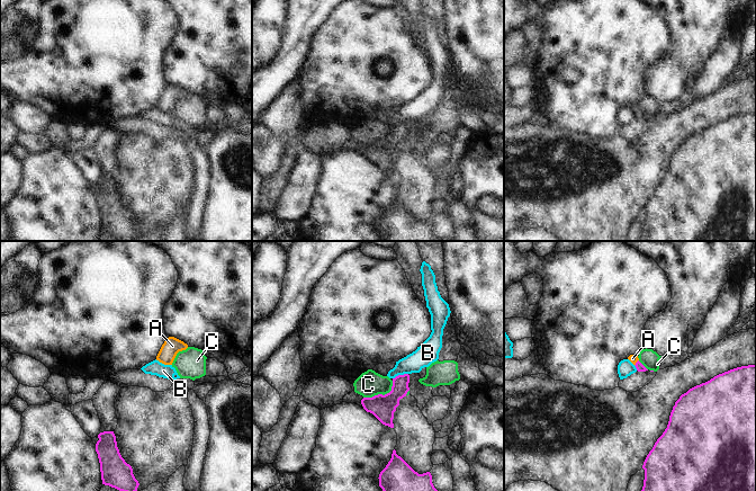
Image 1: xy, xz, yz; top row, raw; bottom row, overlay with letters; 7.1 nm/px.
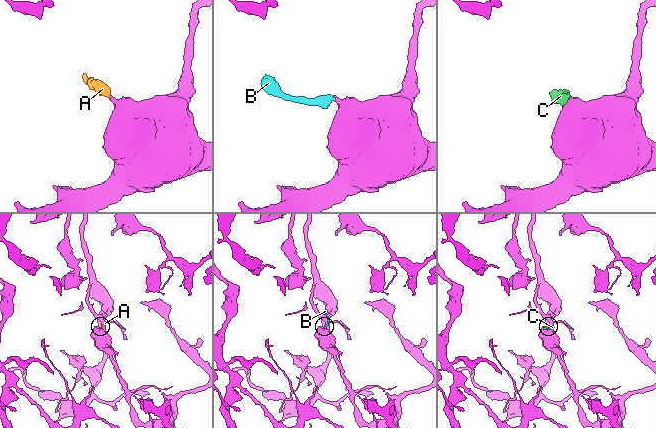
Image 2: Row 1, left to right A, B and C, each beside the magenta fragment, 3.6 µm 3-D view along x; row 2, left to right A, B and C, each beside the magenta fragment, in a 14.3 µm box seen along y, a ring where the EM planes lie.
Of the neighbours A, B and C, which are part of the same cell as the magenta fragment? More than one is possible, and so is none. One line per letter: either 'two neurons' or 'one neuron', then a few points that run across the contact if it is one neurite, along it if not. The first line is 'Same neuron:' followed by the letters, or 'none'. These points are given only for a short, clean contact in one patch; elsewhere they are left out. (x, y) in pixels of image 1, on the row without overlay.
Same neuron: A
A: one neuron; line yz (639, 114), (636, 110), (632, 106)
B: two neurons; line xz (407, 121), (396, 123), (393, 126)
C: two neurons; line xz (393, 128), (392, 136), (388, 140), (363, 145)

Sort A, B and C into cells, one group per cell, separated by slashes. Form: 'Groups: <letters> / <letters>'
Groups: A / B / C.

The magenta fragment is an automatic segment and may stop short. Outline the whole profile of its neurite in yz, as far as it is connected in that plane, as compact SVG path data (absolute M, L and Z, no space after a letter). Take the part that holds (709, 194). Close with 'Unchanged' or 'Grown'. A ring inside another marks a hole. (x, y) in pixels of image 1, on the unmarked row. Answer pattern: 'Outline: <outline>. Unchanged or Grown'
Outline: M756 113L741 114L690 136L675 150L667 176L647 203L641 241L756 241Z. Unchanged.

